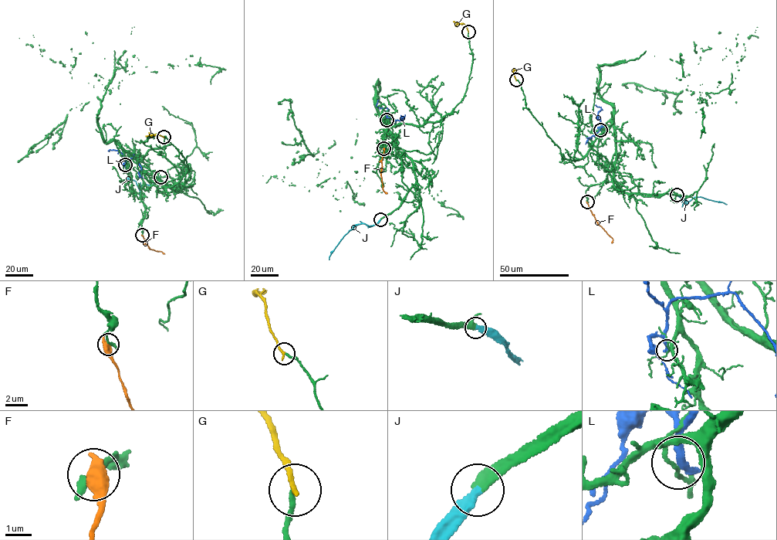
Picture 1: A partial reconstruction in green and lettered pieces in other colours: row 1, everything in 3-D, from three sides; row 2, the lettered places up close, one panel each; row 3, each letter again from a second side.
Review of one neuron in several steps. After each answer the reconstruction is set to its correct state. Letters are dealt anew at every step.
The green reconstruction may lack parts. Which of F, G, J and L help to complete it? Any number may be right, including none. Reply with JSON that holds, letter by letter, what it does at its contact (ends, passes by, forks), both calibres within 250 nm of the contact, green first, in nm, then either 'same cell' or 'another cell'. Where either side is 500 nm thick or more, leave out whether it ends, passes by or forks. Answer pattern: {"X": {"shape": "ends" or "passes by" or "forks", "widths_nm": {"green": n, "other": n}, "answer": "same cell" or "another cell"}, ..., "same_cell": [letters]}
{"F": {"widths_nm": {"green": 280, "other": 600}, "answer": "another cell"}, "G": {"shape": "ends", "widths_nm": {"green": 170, "other": 220}, "answer": "same cell"}, "J": {"shape": "ends", "widths_nm": {"green": 260, "other": 340}, "answer": "same cell"}, "L": {"shape": "ends", "widths_nm": {"green": 100, "other": 360}, "answer": "another cell"}, "same_cell": ["G", "J"]}

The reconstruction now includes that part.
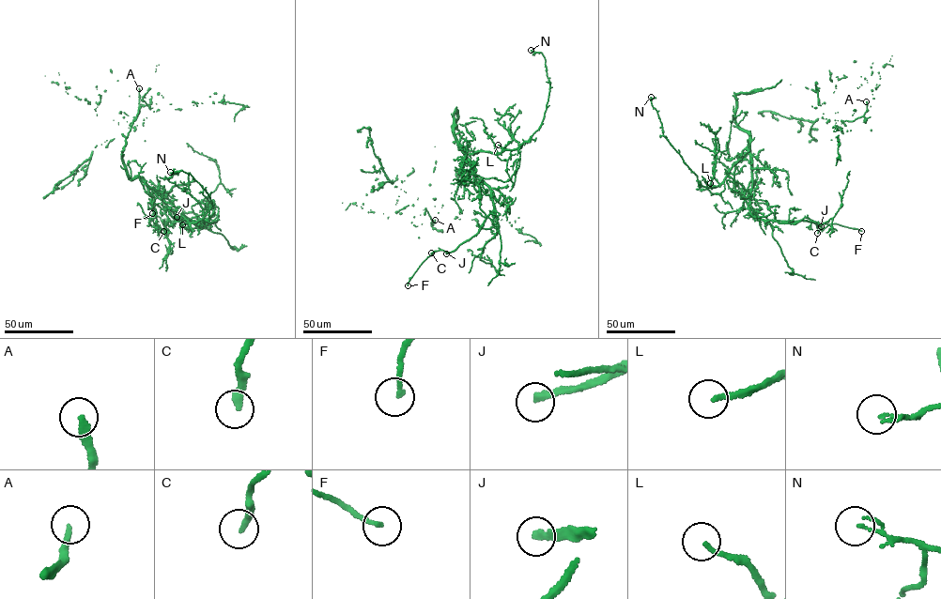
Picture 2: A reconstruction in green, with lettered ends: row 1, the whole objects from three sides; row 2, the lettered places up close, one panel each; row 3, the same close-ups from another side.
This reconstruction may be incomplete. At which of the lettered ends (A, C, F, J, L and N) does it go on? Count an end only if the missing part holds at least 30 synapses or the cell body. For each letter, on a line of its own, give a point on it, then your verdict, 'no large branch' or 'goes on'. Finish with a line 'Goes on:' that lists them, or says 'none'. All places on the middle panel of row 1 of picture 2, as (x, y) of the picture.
A: (435, 220) | goes on
C: (431, 253) | no large branch
F: (408, 285) | no large branch
J: (446, 253) | goes on
L: (498, 145) | goes on
N: (531, 50) | no large branch
Goes on: A, J, L

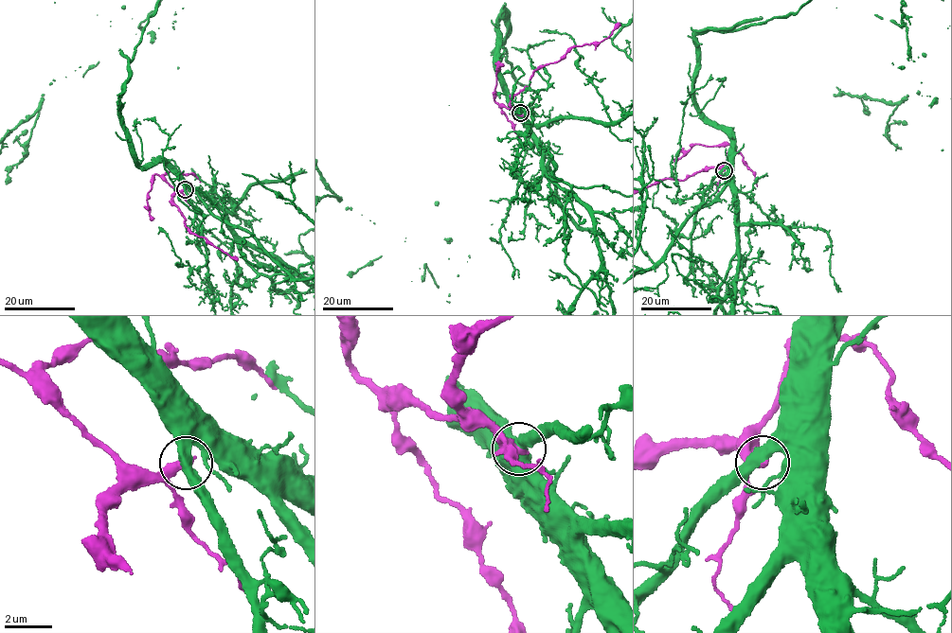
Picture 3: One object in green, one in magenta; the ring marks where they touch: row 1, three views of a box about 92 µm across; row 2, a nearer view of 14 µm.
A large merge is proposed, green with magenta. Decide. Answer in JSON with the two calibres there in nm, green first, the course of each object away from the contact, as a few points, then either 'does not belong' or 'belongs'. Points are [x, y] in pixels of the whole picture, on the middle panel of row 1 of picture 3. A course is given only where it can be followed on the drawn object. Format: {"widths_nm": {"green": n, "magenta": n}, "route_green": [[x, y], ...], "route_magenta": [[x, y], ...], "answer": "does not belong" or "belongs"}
{"widths_nm": {"green": 420, "magenta": 440}, "route_magenta": [[520, 113], [511, 108], [511, 98], [529, 85], [532, 73], [554, 63], [572, 47], [599, 43], [619, 23]], "answer": "does not belong"}

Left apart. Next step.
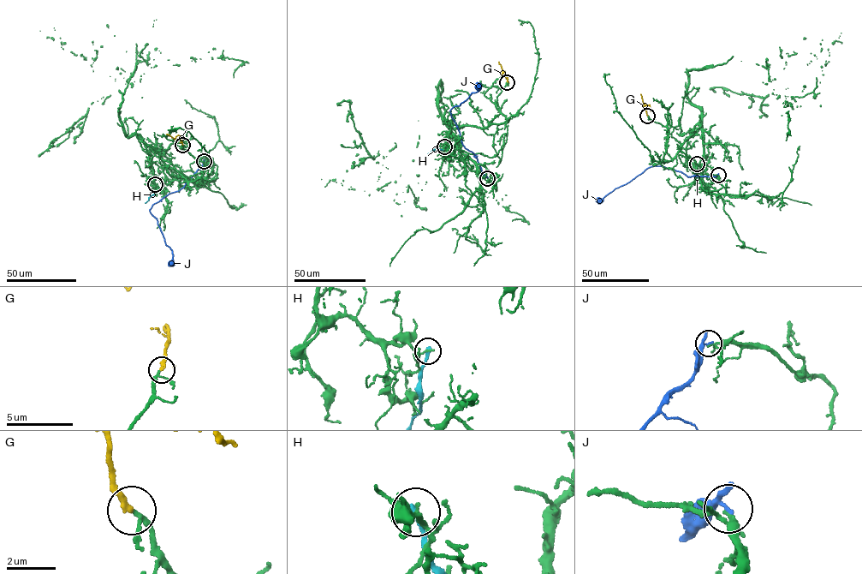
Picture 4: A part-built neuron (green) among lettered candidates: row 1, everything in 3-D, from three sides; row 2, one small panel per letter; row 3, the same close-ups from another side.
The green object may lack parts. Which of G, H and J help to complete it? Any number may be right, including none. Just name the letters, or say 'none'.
G

